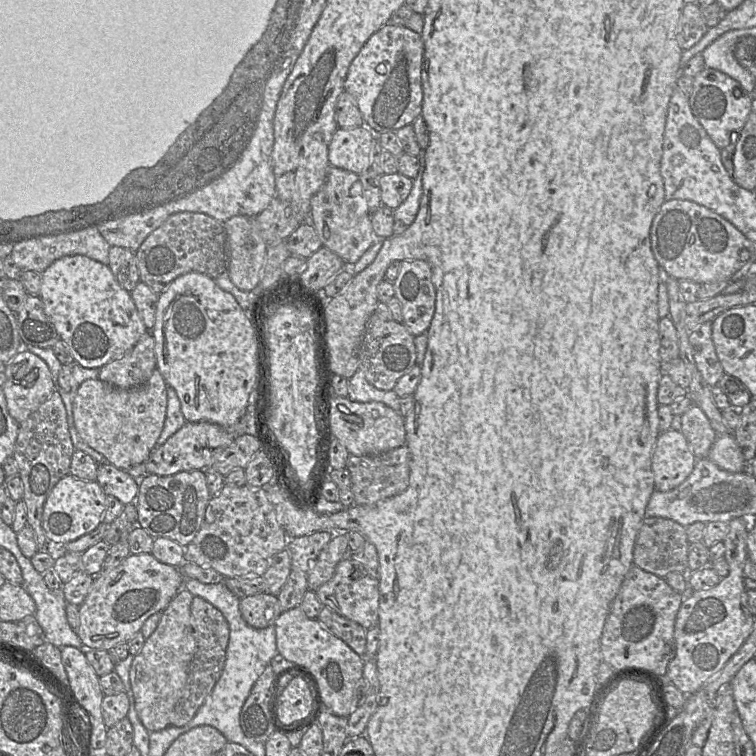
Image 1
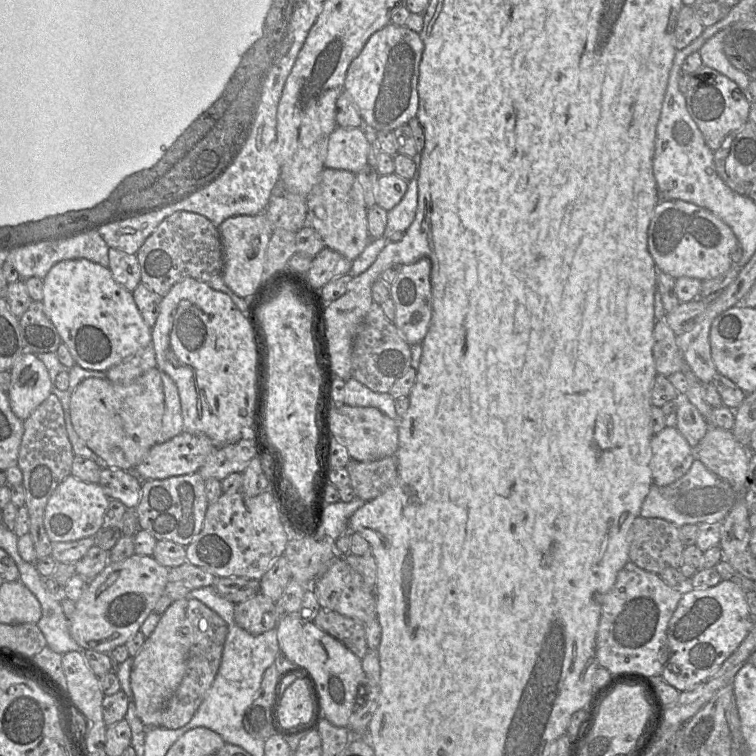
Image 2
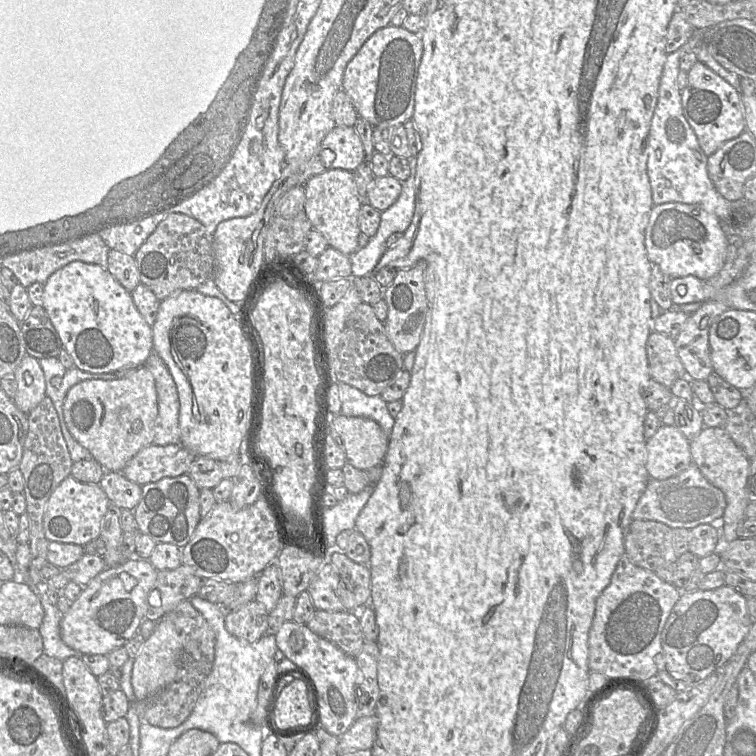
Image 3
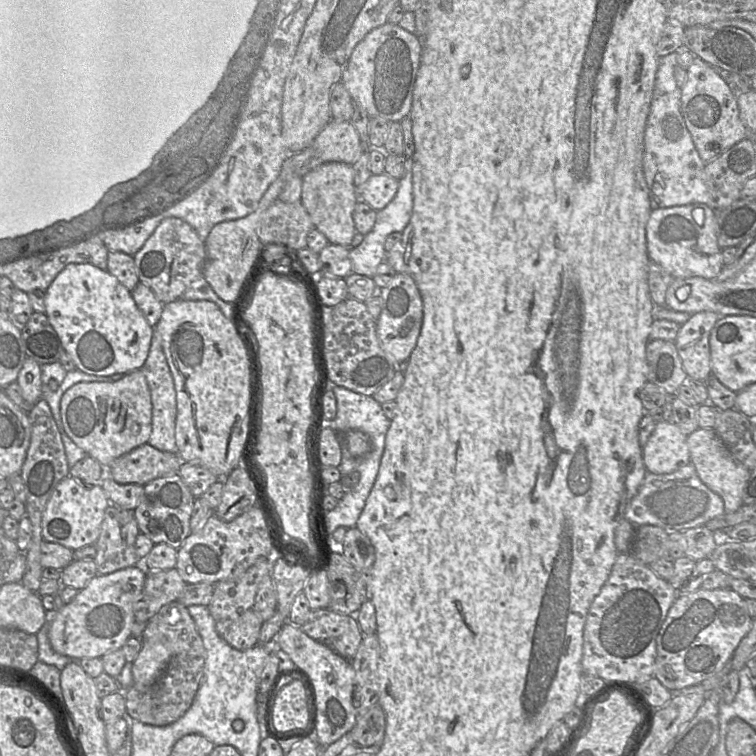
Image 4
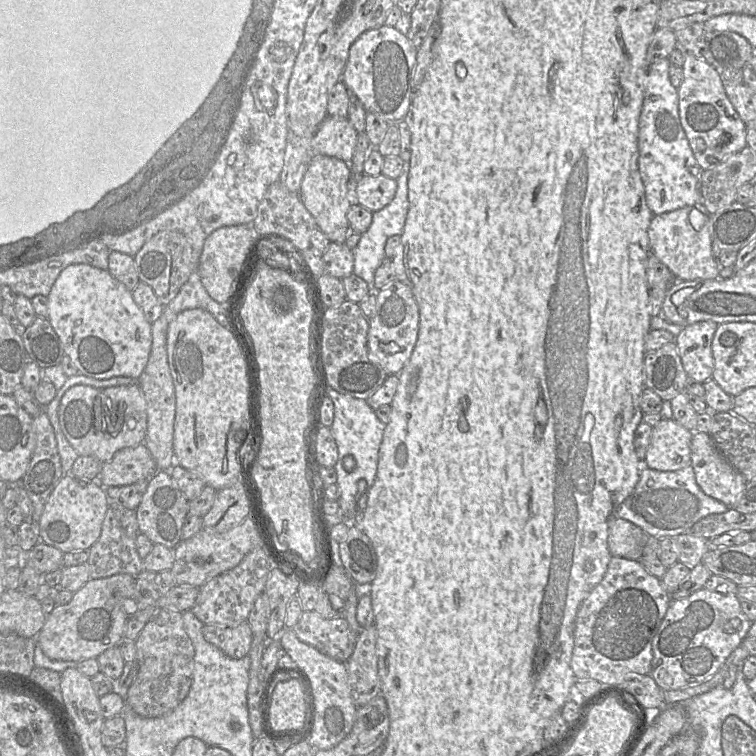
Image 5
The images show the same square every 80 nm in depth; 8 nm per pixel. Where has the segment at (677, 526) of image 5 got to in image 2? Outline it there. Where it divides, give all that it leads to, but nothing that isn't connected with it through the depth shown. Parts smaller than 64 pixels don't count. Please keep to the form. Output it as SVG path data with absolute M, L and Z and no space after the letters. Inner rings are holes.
M697 458L689 471L667 486L652 484L646 496L640 516L645 518L661 518L672 522L679 528L686 524L714 523L724 520L739 496L734 488L721 479Z

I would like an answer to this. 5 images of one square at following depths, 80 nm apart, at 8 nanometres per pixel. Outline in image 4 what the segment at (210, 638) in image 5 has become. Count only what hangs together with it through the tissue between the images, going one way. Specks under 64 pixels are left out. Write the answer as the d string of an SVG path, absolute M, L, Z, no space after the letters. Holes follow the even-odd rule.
M249 609L238 617L216 621L215 629L231 647L245 651L257 645L264 622L259 614Z

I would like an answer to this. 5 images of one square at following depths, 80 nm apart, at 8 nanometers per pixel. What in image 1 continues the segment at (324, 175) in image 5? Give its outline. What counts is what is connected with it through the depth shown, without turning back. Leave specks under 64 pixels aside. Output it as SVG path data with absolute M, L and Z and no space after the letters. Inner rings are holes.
M329 166L324 184L310 201L310 223L314 227L323 247L339 256L346 266L354 265L376 241L371 223L371 213L356 217L351 208L354 193L362 194L359 175Z

